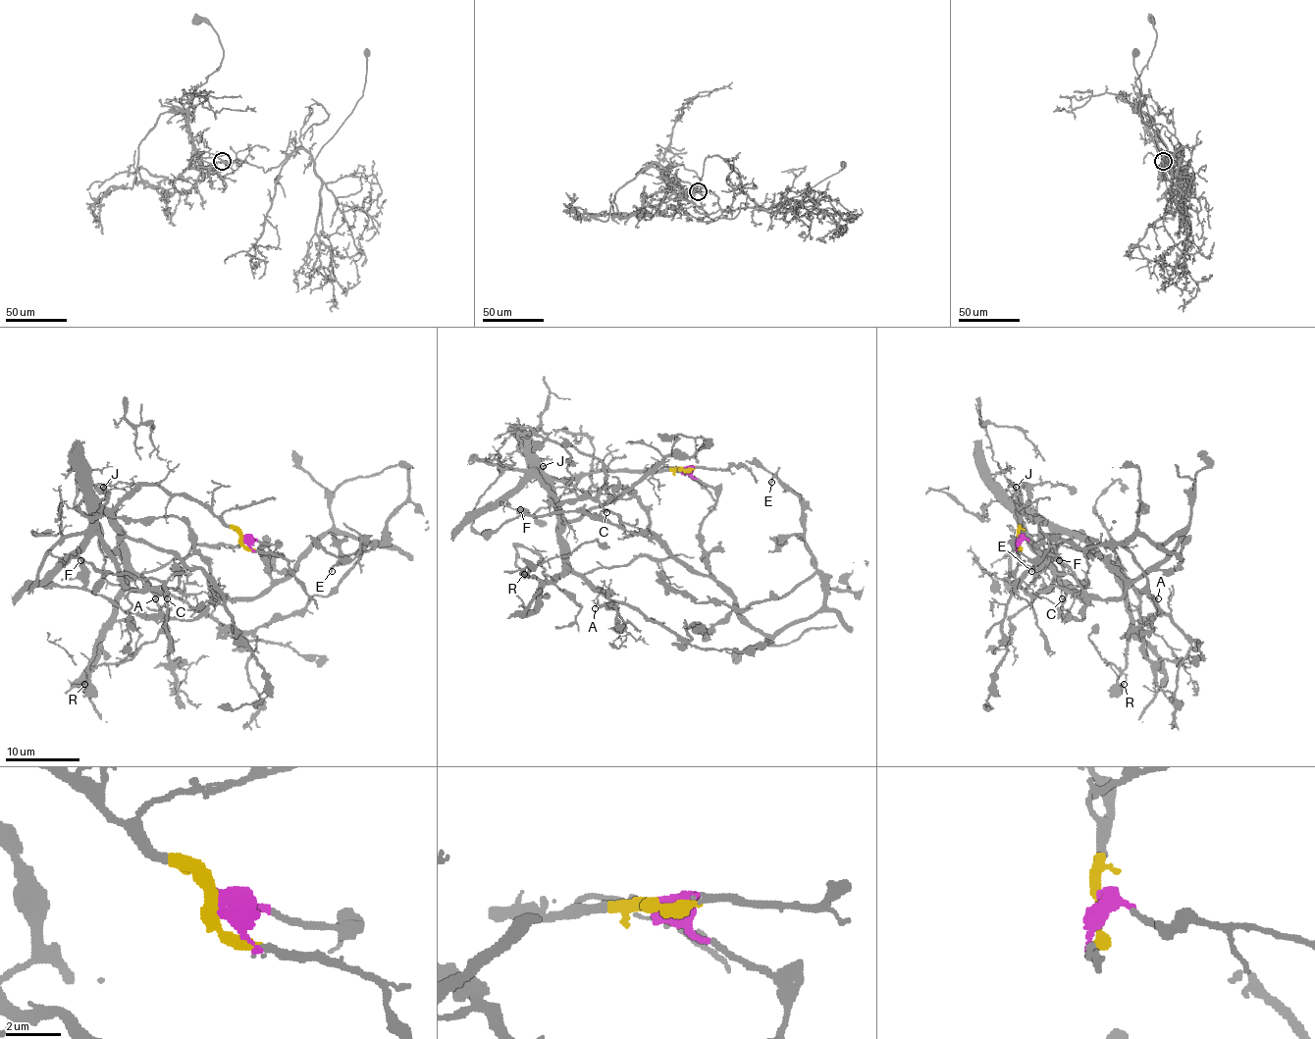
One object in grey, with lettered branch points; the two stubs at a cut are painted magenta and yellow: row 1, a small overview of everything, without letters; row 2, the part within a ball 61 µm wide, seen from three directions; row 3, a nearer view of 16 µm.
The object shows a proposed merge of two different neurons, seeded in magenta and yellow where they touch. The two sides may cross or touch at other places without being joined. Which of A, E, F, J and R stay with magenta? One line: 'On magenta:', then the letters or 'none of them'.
On magenta: E, F

